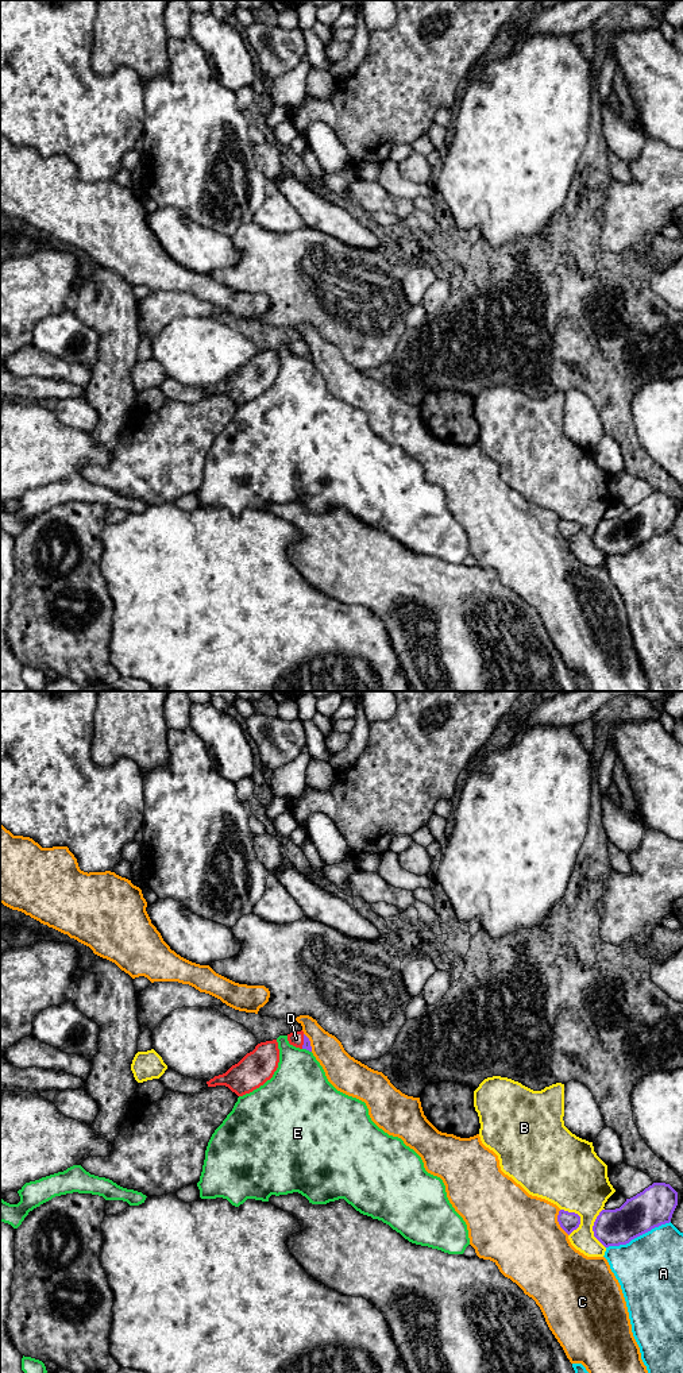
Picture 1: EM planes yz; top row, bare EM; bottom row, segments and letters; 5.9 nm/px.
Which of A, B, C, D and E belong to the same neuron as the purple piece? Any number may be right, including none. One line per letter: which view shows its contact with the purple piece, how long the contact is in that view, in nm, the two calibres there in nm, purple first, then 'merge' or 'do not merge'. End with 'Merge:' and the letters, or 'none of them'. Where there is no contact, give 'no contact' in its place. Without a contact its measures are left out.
A: yz | 420 nm | 240/400 nm | do not merge
B: yz | 180 nm | 110/380 nm | do not merge
C: yz | 160 nm | 110/460 nm | do not merge
D: yz | 90 nm | 50/80 nm | merge
E: yz | 60 nm | 50/360 nm | do not merge
Merge: D

